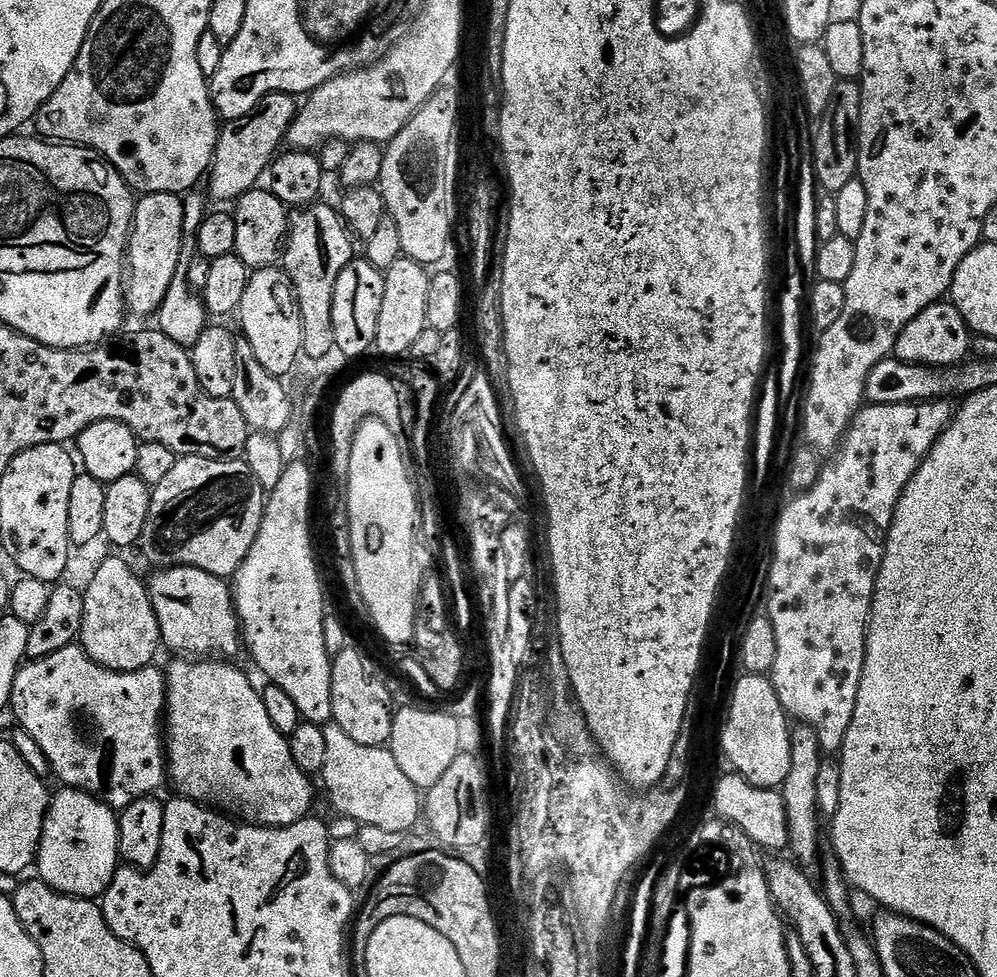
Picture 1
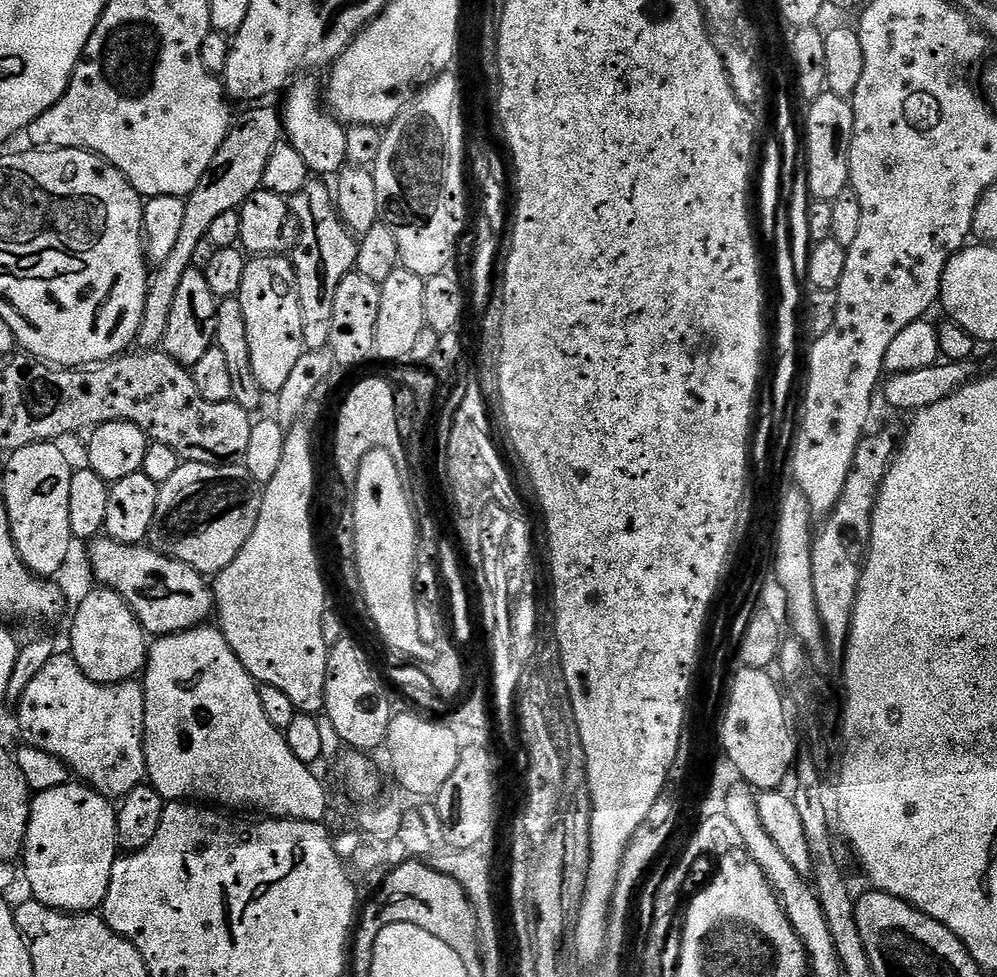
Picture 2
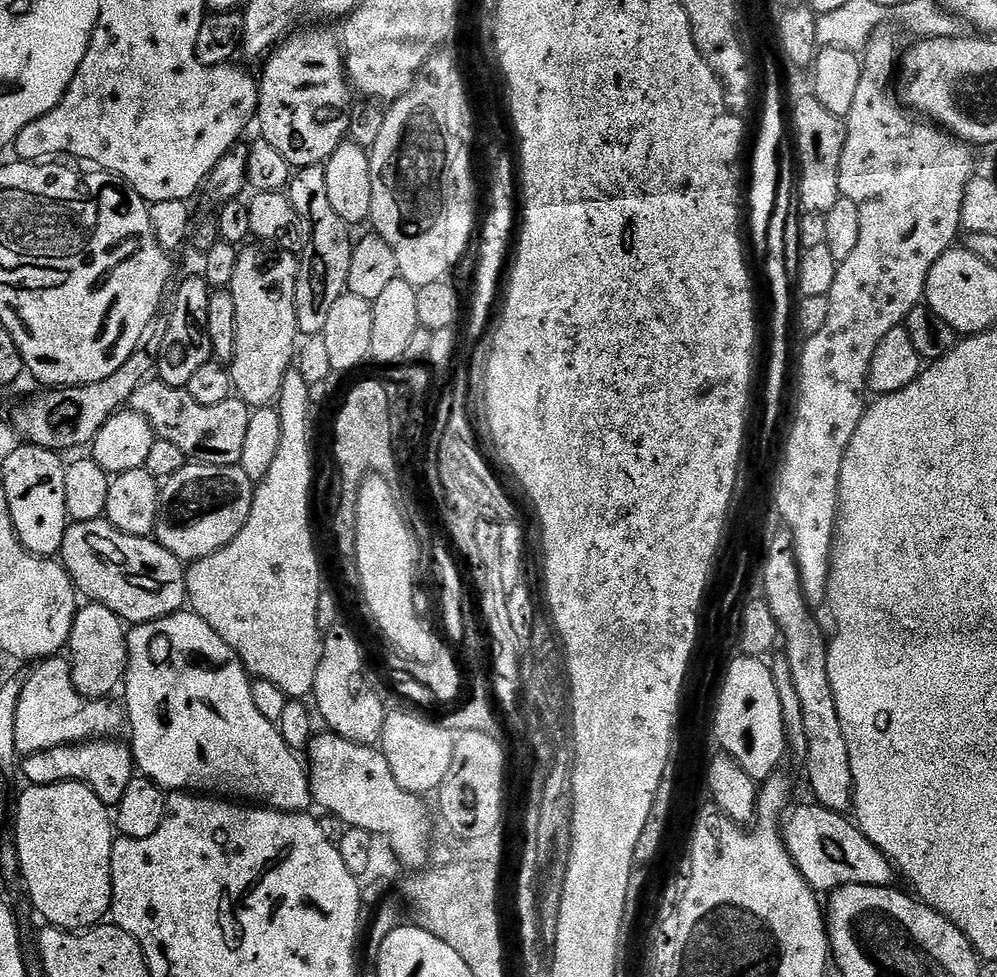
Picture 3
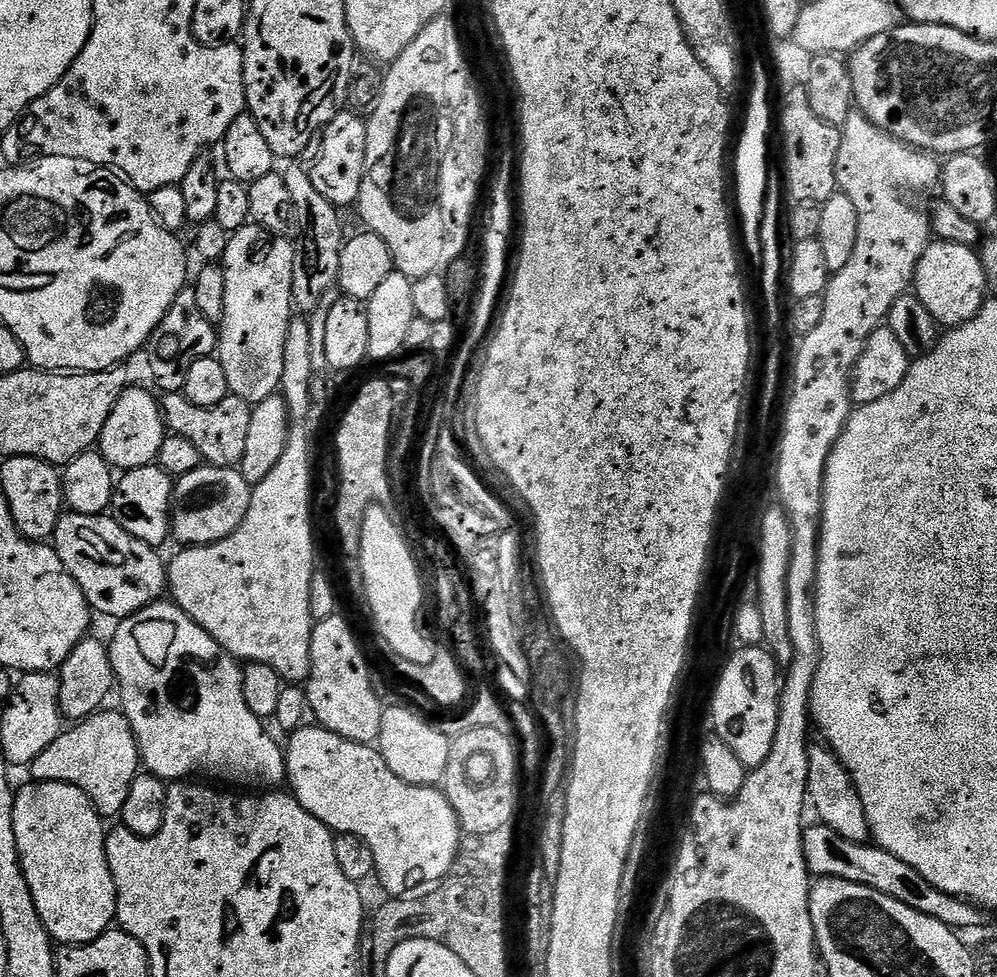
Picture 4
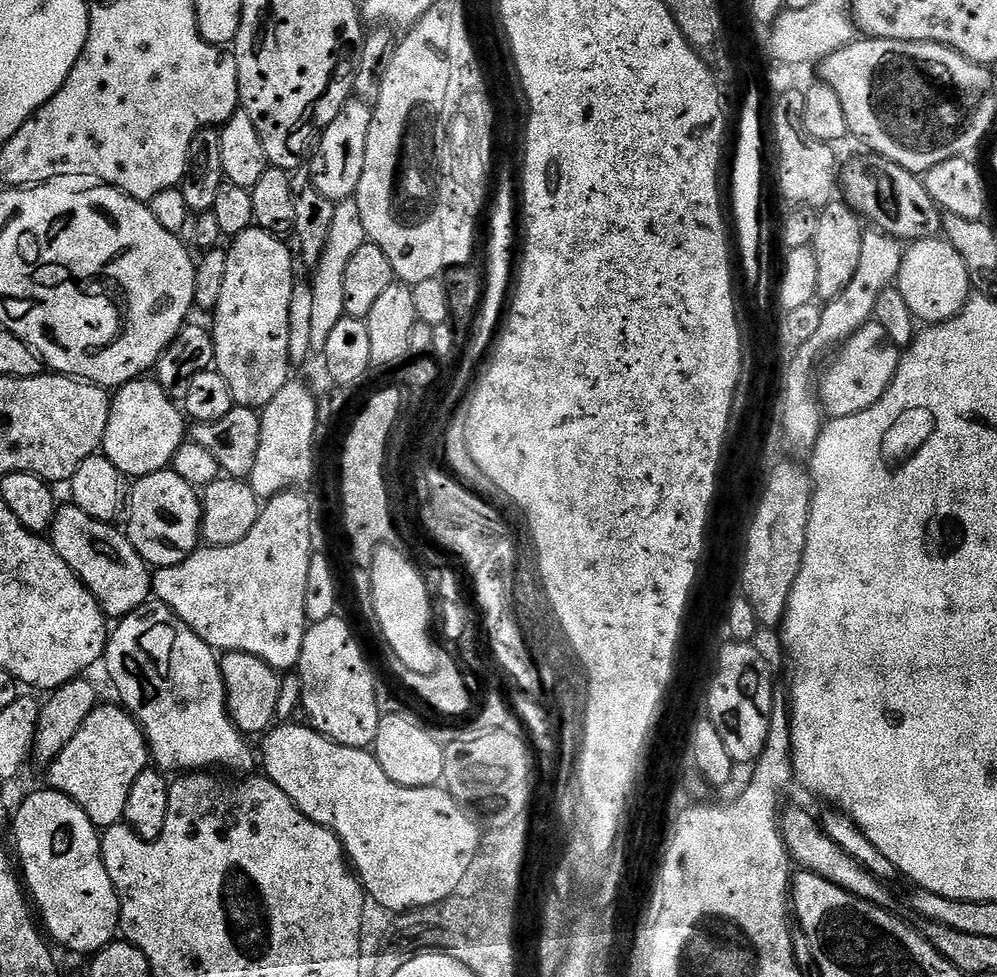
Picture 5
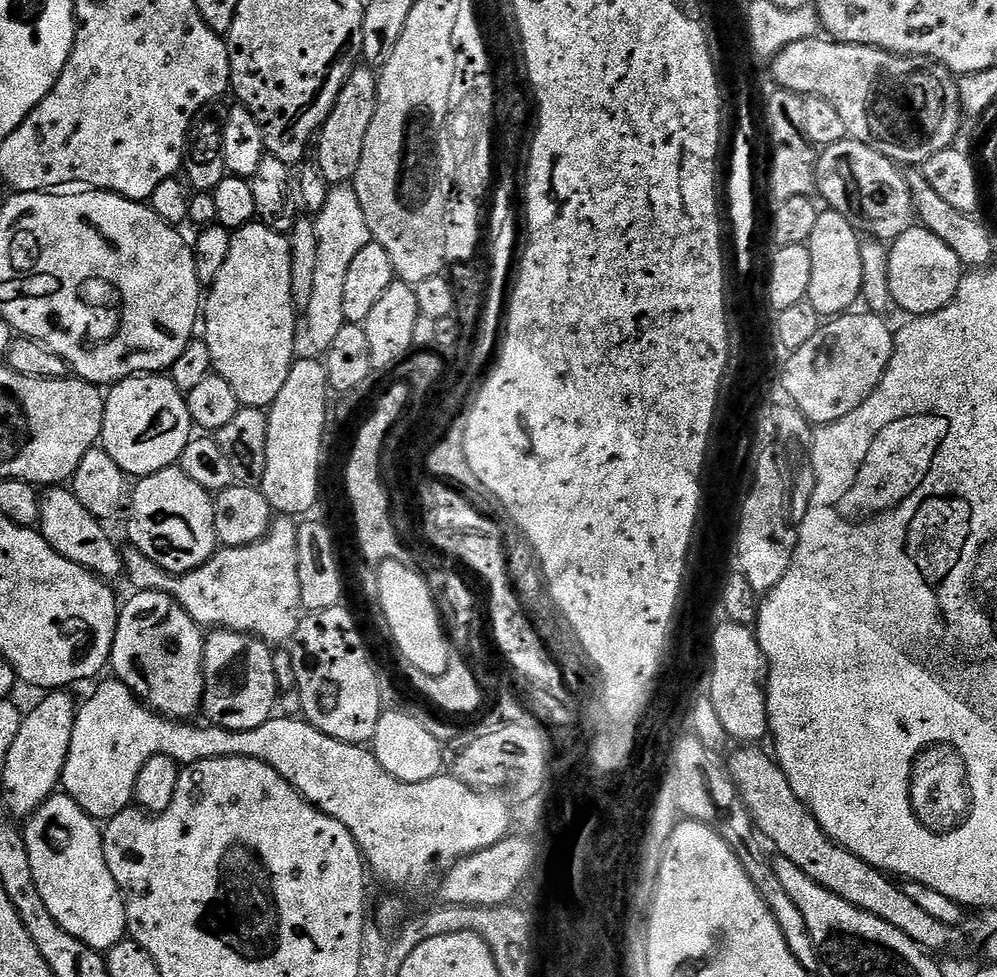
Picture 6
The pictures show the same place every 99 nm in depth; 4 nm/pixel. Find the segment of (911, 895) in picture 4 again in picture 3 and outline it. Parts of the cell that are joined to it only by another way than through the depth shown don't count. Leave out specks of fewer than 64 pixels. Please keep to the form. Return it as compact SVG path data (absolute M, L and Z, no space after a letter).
M816 802L809 803L801 808L793 807L787 813L782 835L790 858L810 887L820 894L831 894L851 884L889 887L893 883L894 865L885 858L882 850L878 850L878 846L874 846L874 842L870 842L870 838L866 838L845 813L821 807Z

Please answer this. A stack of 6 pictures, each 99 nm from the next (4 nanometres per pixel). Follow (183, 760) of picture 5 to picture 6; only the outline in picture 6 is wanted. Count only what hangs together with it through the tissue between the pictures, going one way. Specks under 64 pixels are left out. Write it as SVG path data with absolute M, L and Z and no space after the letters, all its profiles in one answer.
M136 592L128 601L123 601L122 607L119 609L116 618L116 633L114 634L114 642L112 643L112 659L110 661L110 668L115 679L131 688L141 700L147 702L153 709L159 710L161 713L167 714L172 718L192 718L195 712L199 713L202 708L202 701L204 699L204 641L206 639L205 633L202 631L201 625L196 624L190 618L190 614L186 614L186 610L182 607L174 597L168 595L167 592Z

